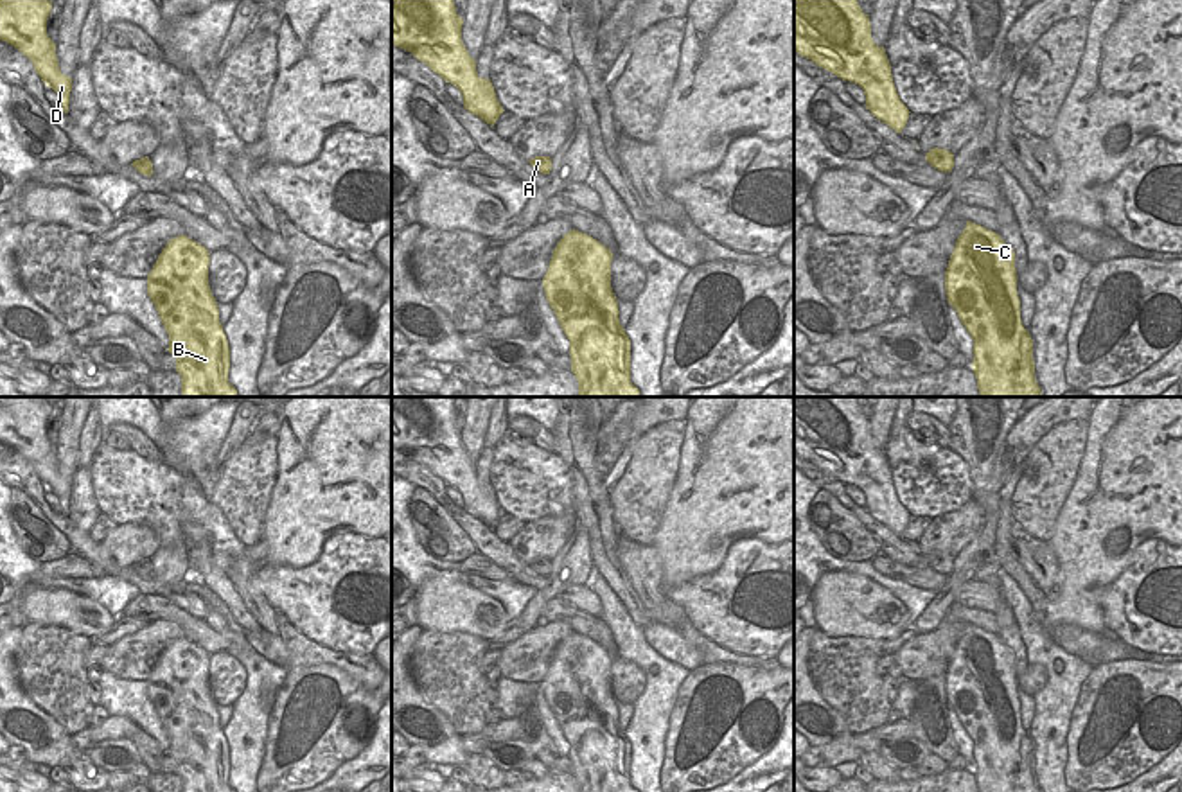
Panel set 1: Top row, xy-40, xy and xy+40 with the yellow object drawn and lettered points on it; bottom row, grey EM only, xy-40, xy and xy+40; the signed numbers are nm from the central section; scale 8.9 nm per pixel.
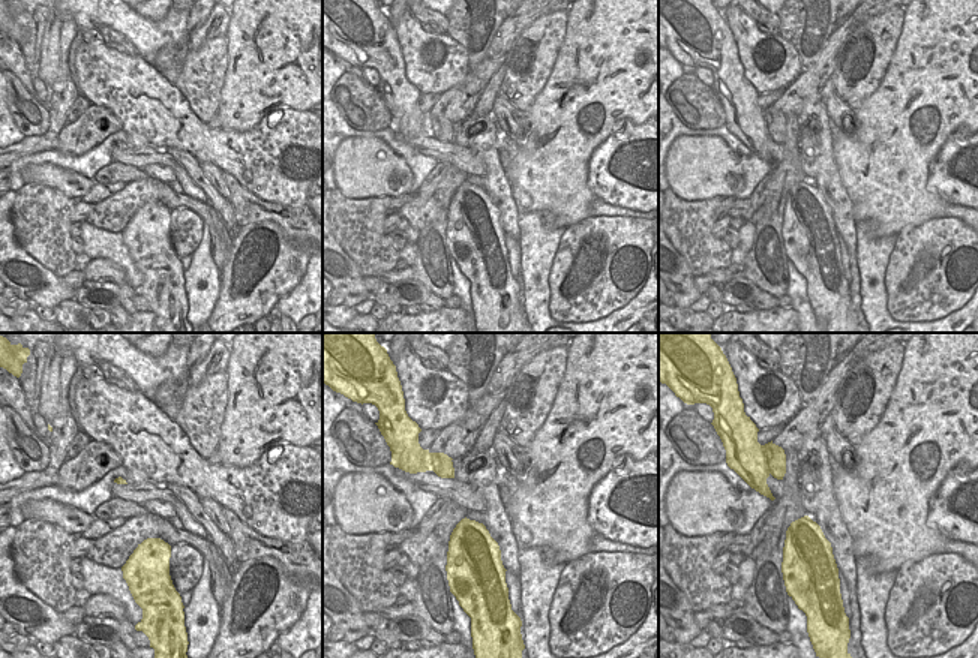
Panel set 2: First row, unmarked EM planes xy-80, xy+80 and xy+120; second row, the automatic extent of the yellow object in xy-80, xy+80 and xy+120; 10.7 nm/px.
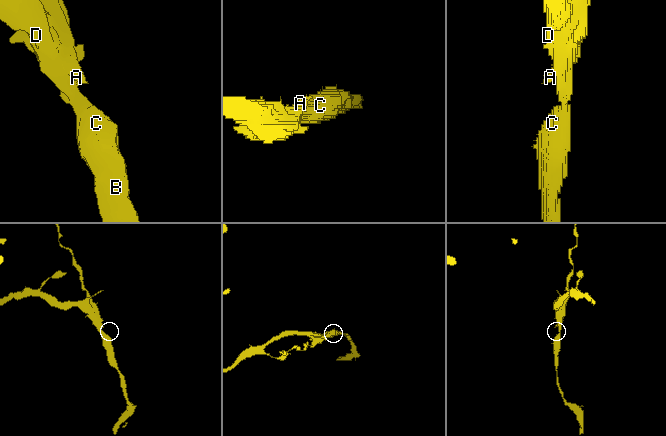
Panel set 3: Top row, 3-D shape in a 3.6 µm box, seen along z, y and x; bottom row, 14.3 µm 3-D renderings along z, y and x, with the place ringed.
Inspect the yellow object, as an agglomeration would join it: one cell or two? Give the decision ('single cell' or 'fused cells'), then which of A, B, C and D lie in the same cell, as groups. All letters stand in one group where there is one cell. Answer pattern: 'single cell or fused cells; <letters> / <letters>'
fused cells; A / B C D

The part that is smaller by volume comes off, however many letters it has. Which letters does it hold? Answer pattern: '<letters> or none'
A.

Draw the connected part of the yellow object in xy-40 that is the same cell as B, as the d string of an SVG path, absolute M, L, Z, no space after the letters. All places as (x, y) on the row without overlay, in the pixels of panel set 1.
M187 638L171 641L147 677L147 697L169 736L169 751L181 778L181 792L235 792L228 785L230 751L208 688L208 652Z

